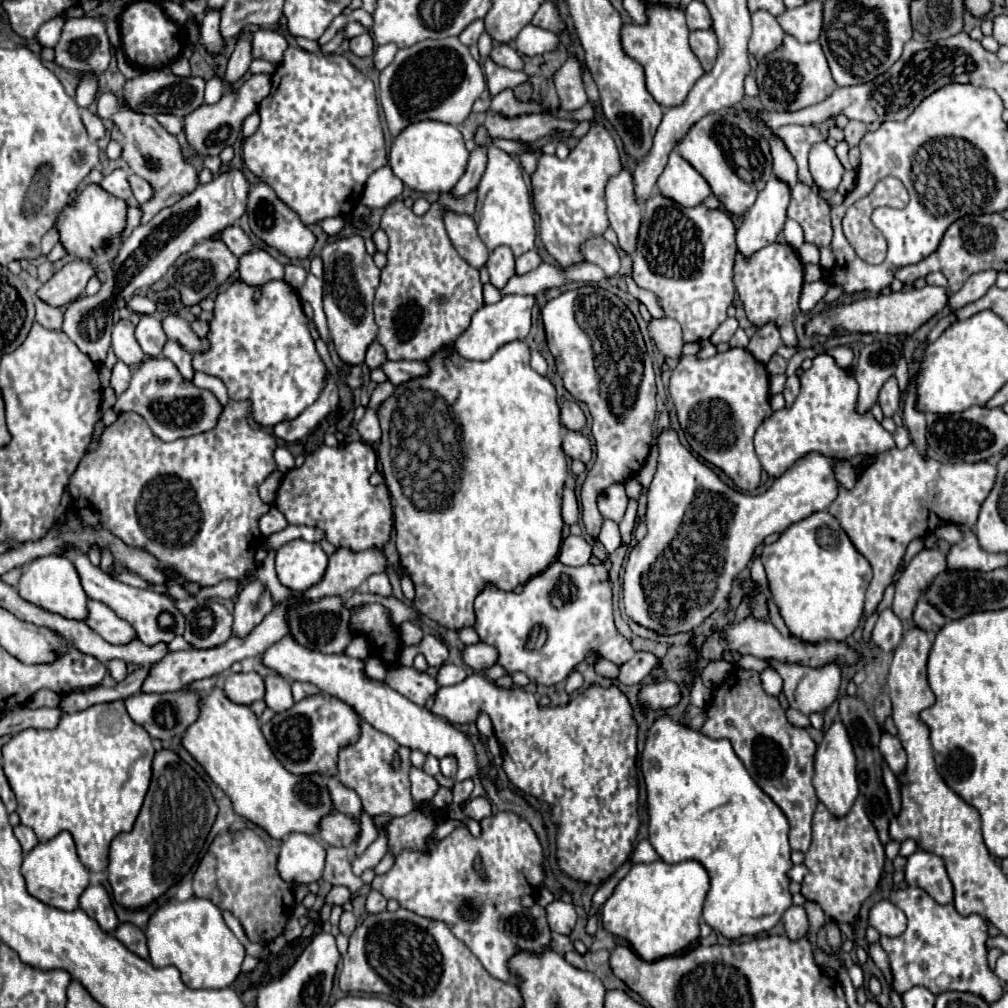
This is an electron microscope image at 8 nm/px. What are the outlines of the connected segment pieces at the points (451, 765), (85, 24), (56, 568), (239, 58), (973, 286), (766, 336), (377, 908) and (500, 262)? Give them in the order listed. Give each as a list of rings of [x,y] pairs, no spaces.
[[[455,756],[441,758],[441,772],[443,772],[443,776],[453,778],[455,772],[457,772],[457,758],[455,758]]]
[[[69,18],[63,24],[61,38],[55,44],[55,64],[67,70],[73,76],[81,76],[83,72],[91,74],[103,74],[111,62],[111,44],[105,34],[103,22],[97,18]]]
[[[43,556],[33,560],[27,570],[23,572],[19,580],[19,594],[31,602],[37,604],[49,612],[61,614],[65,618],[75,618],[75,620],[85,620],[85,604],[87,604],[87,594],[81,586],[81,578],[73,566],[73,562],[65,556]]]
[[[245,34],[245,36],[237,42],[235,52],[233,52],[233,54],[229,56],[229,60],[227,60],[225,82],[227,82],[229,86],[233,86],[233,84],[247,72],[251,60],[253,60],[253,56],[251,56],[251,52],[249,52],[249,36],[251,36],[251,34]]]
[[[985,270],[985,272],[977,272],[977,274],[969,276],[969,280],[961,286],[961,290],[953,292],[953,296],[949,300],[951,312],[961,310],[963,306],[971,304],[973,300],[979,300],[995,284],[995,278],[997,278],[997,272],[993,272],[993,270]]]
[[[767,324],[767,326],[761,326],[757,330],[757,334],[751,338],[747,350],[753,354],[753,358],[757,362],[767,364],[769,358],[775,354],[775,350],[777,350],[779,344],[781,344],[779,330],[773,324]]]
[[[371,890],[367,894],[367,902],[365,902],[365,908],[369,914],[377,914],[377,912],[385,912],[387,910],[387,898],[381,896],[379,892]]]
[[[499,246],[489,254],[487,260],[487,270],[491,276],[491,284],[495,288],[503,288],[505,282],[515,274],[515,256],[511,248]]]

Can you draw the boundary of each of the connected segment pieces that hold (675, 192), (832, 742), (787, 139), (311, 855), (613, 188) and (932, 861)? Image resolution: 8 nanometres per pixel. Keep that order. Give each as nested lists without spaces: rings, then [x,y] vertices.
[[[671,152],[669,162],[657,180],[657,188],[663,196],[669,196],[681,206],[697,206],[711,196],[707,180],[677,152]]]
[[[835,720],[831,728],[825,732],[821,744],[815,752],[815,774],[813,774],[813,786],[817,792],[817,798],[835,814],[845,816],[849,808],[853,806],[859,786],[857,786],[857,772],[855,772],[855,752],[851,746],[851,740],[847,736],[847,730],[843,722]]]
[[[781,126],[777,130],[773,130],[787,146],[787,150],[793,154],[797,166],[799,166],[799,180],[803,184],[813,184],[813,178],[809,174],[809,166],[807,166],[807,156],[813,144],[823,142],[823,134],[817,130],[817,126]]]
[[[287,834],[281,844],[277,870],[287,884],[313,884],[325,868],[325,848],[311,834]]]
[[[621,168],[619,174],[609,178],[605,186],[605,200],[609,224],[617,232],[621,248],[633,252],[633,244],[637,242],[637,228],[641,222],[641,206],[633,200],[633,182],[627,168]]]
[[[925,850],[911,854],[905,866],[905,880],[909,882],[909,886],[919,886],[929,892],[929,896],[933,896],[933,900],[937,900],[939,904],[953,902],[953,886],[947,876],[945,862],[937,854]]]

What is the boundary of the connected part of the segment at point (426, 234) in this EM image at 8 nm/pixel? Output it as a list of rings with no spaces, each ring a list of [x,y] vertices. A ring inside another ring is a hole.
[[[475,192],[465,198],[441,194],[425,216],[415,216],[401,200],[395,200],[383,212],[381,228],[389,236],[389,250],[373,310],[379,326],[377,342],[385,348],[389,360],[427,360],[433,352],[455,342],[469,328],[471,316],[485,306],[479,270],[469,266],[451,246],[443,226],[443,208],[473,214]]]

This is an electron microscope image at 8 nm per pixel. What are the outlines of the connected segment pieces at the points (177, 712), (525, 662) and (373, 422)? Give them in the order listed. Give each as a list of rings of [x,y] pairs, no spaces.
[[[137,692],[129,698],[123,700],[125,708],[131,716],[133,722],[137,722],[139,726],[143,726],[151,738],[157,740],[171,740],[173,736],[181,736],[185,732],[185,728],[189,724],[193,724],[193,720],[197,720],[197,702],[199,702],[199,694],[197,692],[171,692],[171,694],[147,694],[147,692]]]
[[[555,560],[531,578],[521,592],[505,592],[493,584],[485,584],[475,598],[473,628],[481,636],[481,642],[497,648],[499,666],[509,674],[523,672],[533,684],[541,686],[565,680],[591,650],[617,666],[635,654],[631,642],[615,630],[611,582],[603,564],[571,568]]]
[[[367,408],[363,420],[357,424],[357,430],[359,430],[363,442],[367,442],[367,444],[375,444],[381,438],[381,426],[379,426],[379,418],[377,418],[375,410]]]

